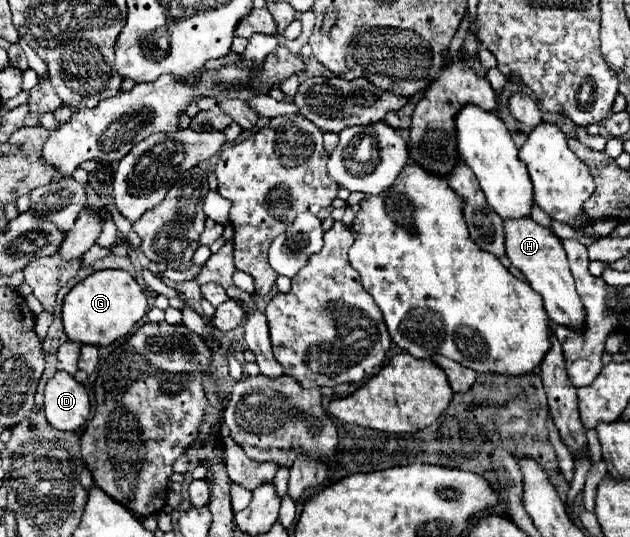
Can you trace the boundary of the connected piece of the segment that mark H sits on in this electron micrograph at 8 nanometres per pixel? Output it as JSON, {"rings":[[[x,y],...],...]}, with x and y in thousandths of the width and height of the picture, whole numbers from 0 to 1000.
{"rings":[[[802,410],[802,458],[805,458],[805,477],[811,492],[824,499],[830,514],[837,518],[837,525],[843,529],[843,536],[862,551],[871,592],[881,603],[922,615],[929,596],[925,592],[929,574],[913,540],[913,521],[906,514],[890,447],[878,439],[868,425],[849,417],[846,410]]]}

